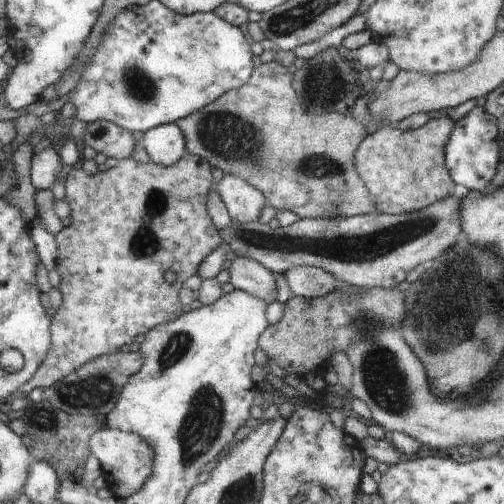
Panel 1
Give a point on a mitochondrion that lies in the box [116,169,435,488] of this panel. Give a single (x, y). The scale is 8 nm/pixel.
(387, 382)

